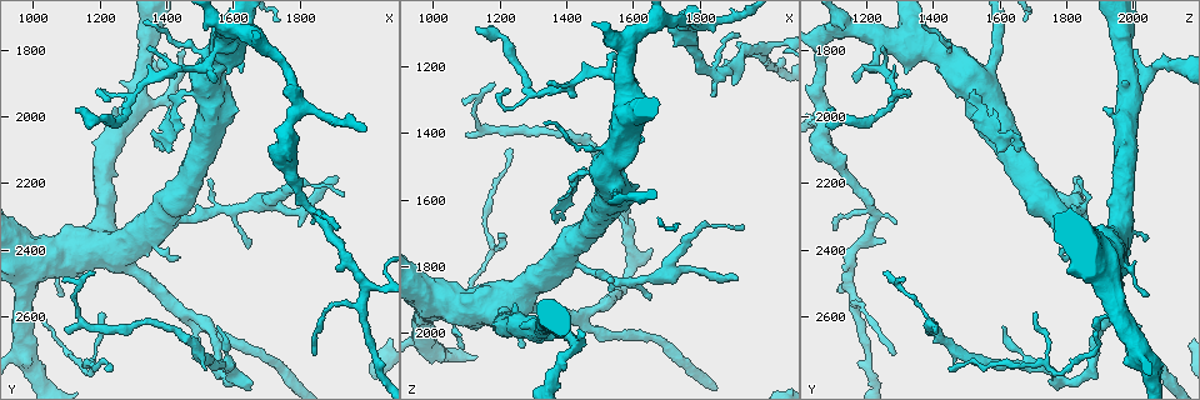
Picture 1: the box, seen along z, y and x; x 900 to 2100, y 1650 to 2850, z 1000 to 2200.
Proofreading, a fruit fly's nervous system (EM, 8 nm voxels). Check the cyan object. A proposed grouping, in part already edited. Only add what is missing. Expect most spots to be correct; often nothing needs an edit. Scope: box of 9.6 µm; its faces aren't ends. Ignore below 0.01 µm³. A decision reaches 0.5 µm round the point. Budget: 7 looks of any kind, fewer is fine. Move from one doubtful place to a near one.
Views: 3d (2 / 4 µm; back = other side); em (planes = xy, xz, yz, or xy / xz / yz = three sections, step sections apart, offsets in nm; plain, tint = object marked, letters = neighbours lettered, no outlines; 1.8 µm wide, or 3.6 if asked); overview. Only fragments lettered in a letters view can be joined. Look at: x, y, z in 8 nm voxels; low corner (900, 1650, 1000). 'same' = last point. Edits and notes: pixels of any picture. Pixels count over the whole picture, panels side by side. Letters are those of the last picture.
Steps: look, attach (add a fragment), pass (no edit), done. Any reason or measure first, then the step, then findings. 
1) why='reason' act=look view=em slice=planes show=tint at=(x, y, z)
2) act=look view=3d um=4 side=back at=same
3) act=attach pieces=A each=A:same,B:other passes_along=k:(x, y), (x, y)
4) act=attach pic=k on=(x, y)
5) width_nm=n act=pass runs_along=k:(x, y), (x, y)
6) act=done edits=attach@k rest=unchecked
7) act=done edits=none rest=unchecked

why='free end' act=look view=3d um=4 at=(1920, 2180, 1840)

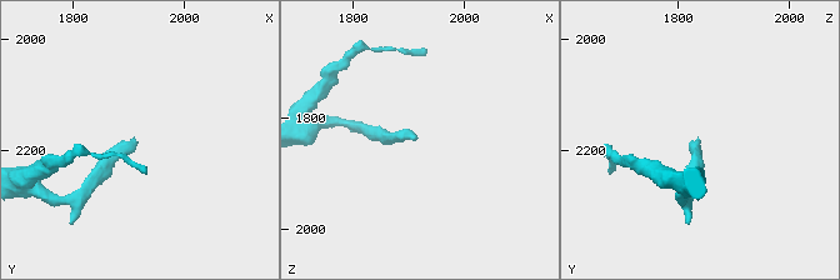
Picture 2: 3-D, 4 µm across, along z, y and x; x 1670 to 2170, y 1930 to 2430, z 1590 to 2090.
why='need the tissue' act=look view=em um=3.6 slice=yz step=16 show=letters at=(1915, 2185, 1845)

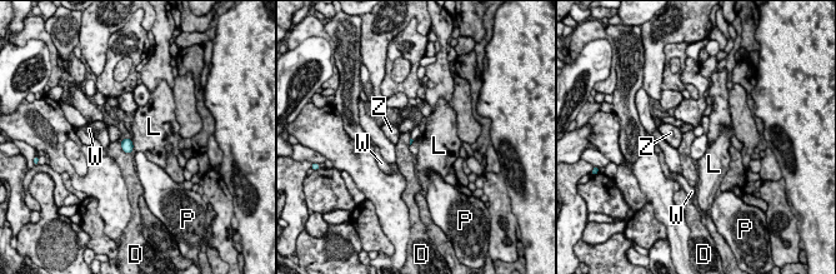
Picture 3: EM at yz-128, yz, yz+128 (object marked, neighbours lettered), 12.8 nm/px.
act=pass each=D:other,L:other,P:other,W:other,Z:other border=3:(131, 139), (134, 148) found='none of them fits'

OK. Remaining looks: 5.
why='an open end' act=look view=3d um=4 at=(1130, 1990, 1080)

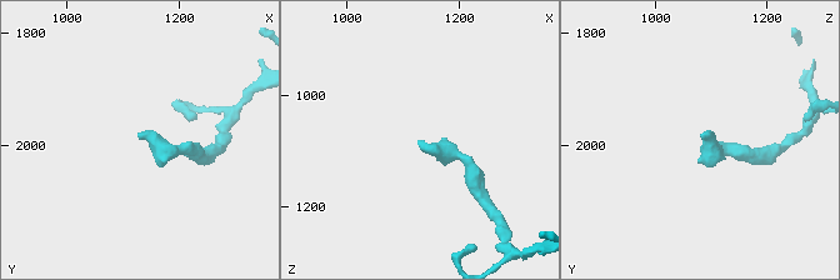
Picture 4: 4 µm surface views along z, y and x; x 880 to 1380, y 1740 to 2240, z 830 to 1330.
act=look view=em slice=planes show=letters at=(1135, 1985, 1080)

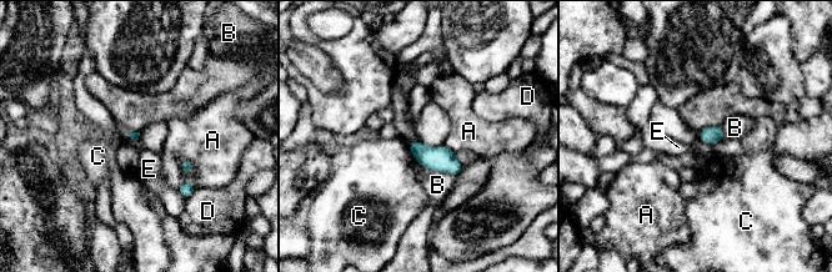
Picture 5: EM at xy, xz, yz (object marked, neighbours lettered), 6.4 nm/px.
act=pass each=A:other,B:other,C:other,D:other,E:other found='no lettered fragment goes on from it'

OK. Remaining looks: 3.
why='an open end' act=look view=3d um=2 at=(1090, 2640, 1410)

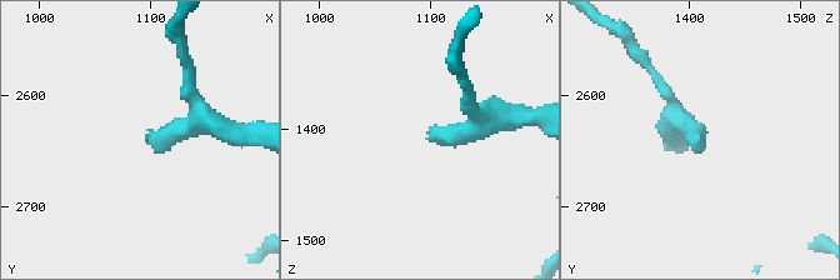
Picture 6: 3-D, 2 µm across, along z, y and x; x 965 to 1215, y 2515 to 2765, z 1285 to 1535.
why='need the tissue' act=look view=em slice=planes show=letters at=(1096, 2636, 1412)

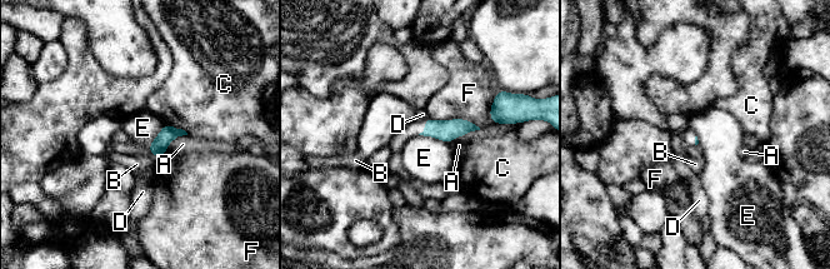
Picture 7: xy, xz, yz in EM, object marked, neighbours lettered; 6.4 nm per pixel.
act=pass each=A:other,B:other,C:other,D:other,E:other,F:other border=7:(419, 134), (434, 137), (448, 144) found='no lettered fragment goes on from it'

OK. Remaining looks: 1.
act=done edits=none rest=unchecked

